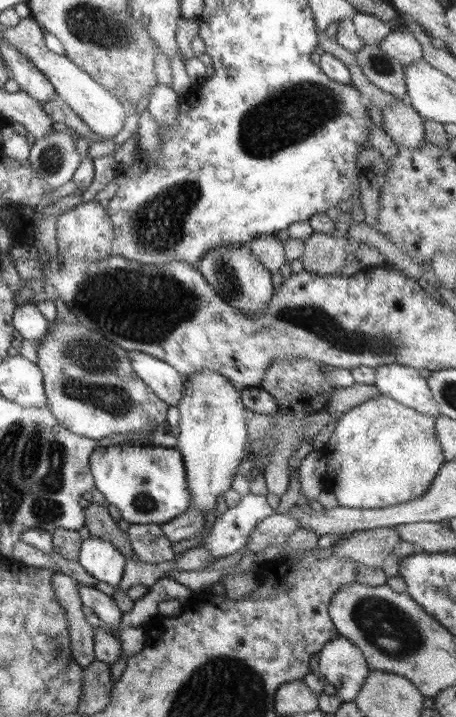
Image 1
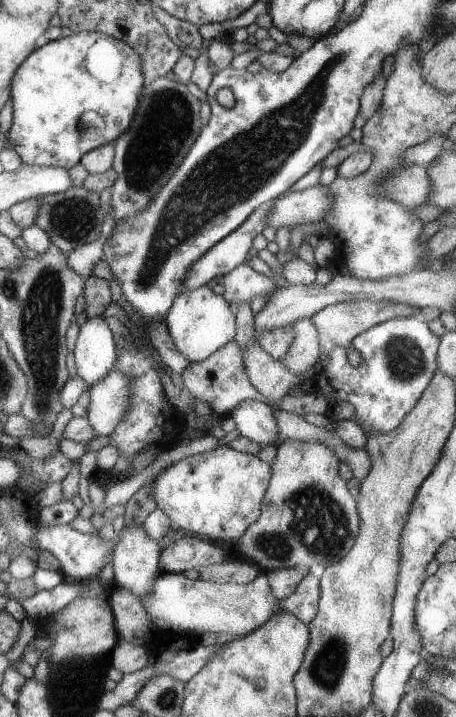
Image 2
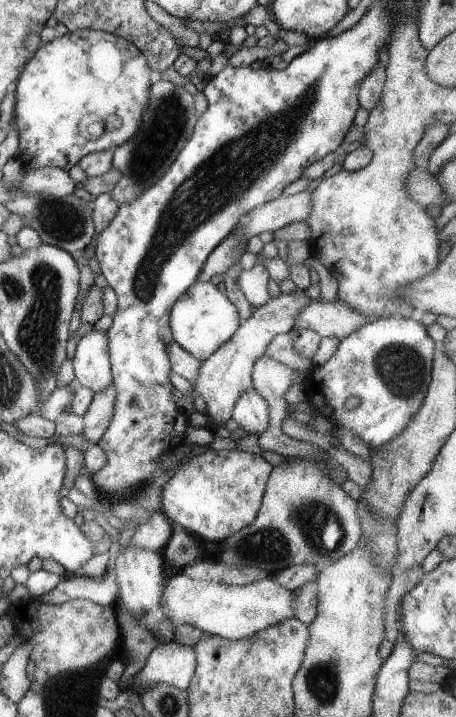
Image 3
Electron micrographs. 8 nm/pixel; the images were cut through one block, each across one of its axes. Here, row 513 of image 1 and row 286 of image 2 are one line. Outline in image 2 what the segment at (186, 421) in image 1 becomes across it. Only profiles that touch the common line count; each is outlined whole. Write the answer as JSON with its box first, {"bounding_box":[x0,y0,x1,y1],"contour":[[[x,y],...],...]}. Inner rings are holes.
{"bounding_box":[164,285,236,363],"contour":[[[207,285],[178,294],[164,322],[176,350],[191,363],[202,362],[235,338],[236,325],[232,306]]]}

